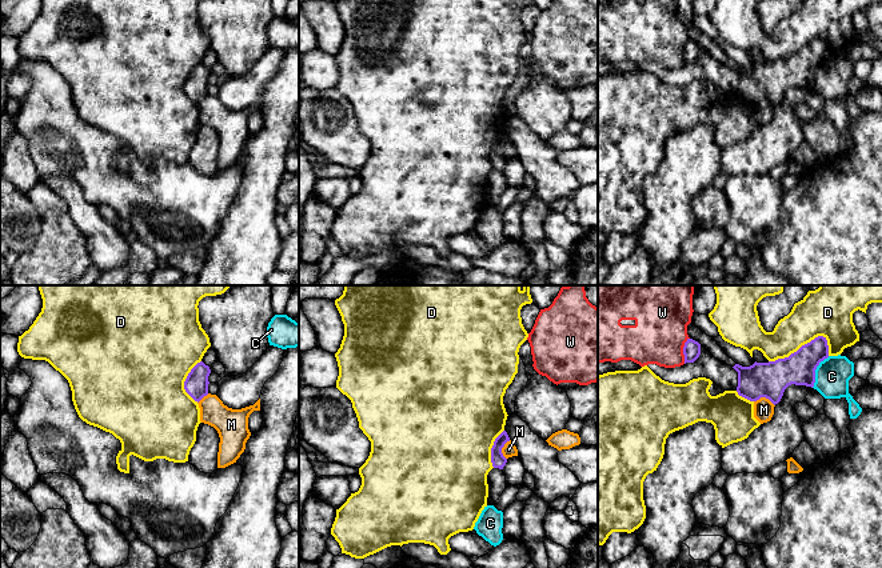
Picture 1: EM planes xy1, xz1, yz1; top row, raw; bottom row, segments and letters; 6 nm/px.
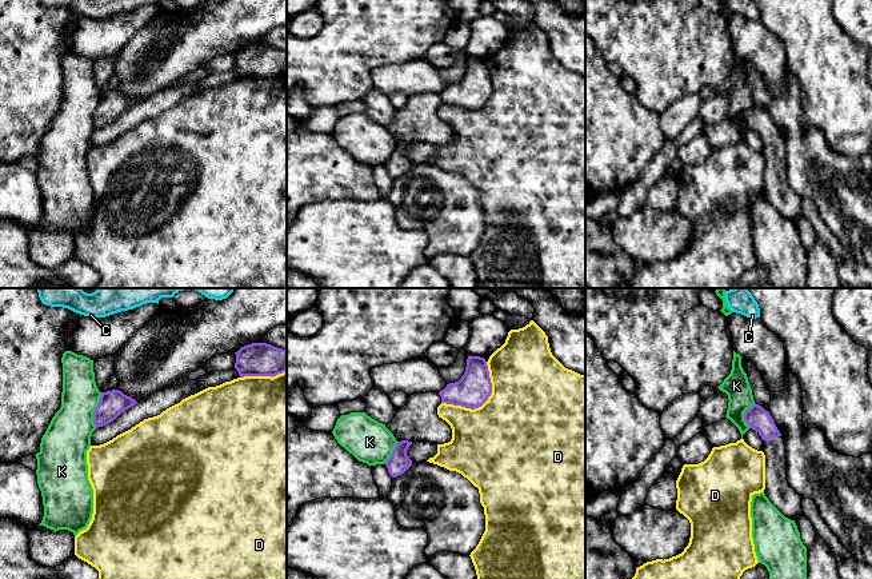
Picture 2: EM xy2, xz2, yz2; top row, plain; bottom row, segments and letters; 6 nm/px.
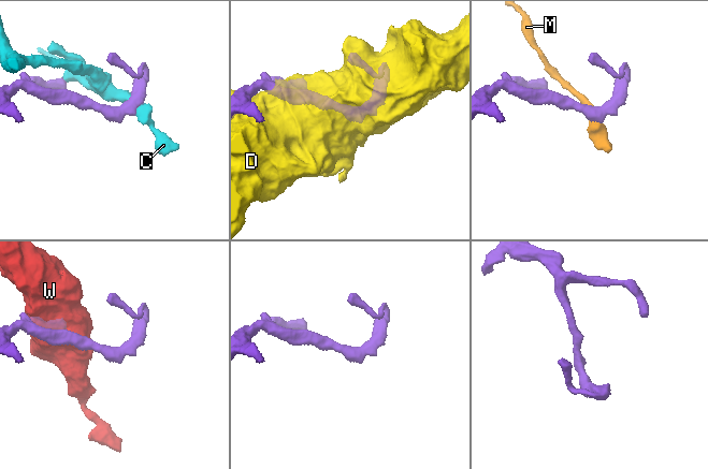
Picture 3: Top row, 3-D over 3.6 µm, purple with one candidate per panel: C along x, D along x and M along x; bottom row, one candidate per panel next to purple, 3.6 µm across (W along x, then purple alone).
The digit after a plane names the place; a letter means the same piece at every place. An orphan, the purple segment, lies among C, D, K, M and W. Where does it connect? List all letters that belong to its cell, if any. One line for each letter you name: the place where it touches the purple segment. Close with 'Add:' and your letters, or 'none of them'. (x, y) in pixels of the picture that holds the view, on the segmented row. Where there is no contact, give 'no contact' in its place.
Add: none of them

